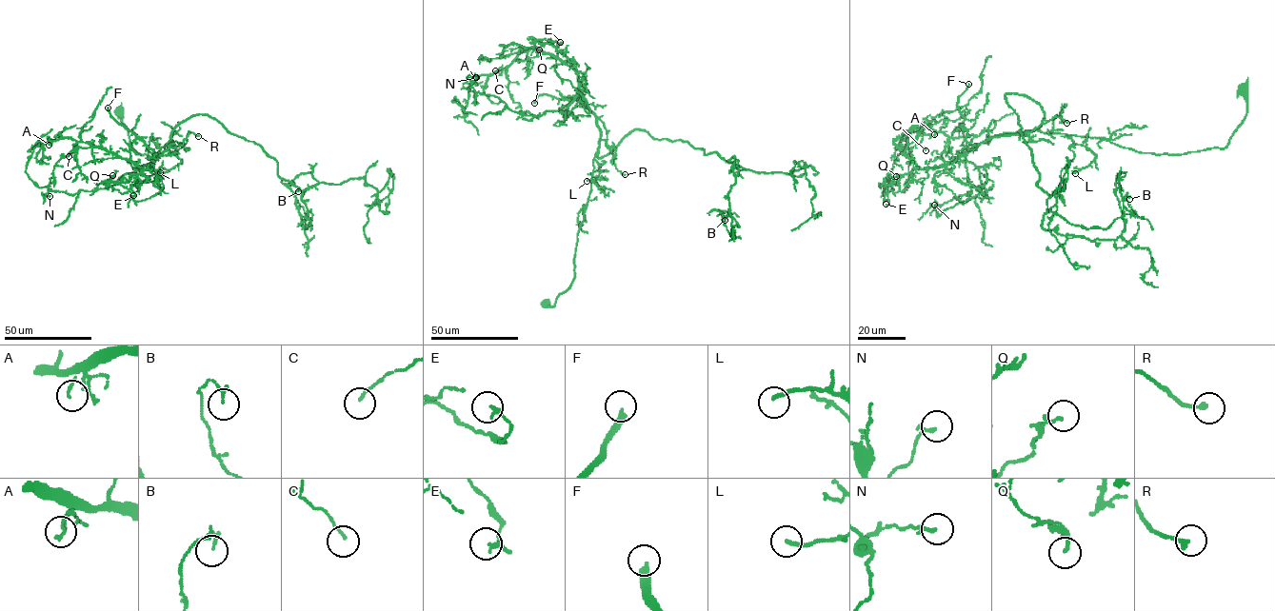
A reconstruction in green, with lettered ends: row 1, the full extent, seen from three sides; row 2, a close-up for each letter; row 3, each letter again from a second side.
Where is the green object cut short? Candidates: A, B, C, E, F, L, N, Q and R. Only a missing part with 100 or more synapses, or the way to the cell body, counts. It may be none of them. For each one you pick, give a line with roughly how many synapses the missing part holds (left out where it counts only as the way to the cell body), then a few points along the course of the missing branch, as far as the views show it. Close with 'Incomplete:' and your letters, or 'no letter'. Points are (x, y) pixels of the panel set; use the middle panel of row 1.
F: Roughly 250 synapses. Course of what is missing: (534, 103), (535, 109), (526, 113), (500, 113), (493, 120), (497, 117), (493, 127), (475, 135)
Incomplete: F

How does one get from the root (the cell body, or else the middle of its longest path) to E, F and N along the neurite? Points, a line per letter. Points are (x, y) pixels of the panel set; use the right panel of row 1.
E: (1242, 88), (1246, 113), (1224, 148), (1157, 154), (1096, 137), (1004, 132), (900, 176), (886, 204)
F: (1242, 88), (1246, 113), (1225, 147), (1171, 155), (1037, 129), (974, 147), (957, 106), (968, 84)
N: (1242, 88), (1246, 113), (1224, 148), (1157, 154), (1004, 132), (957, 160), (979, 168), (986, 197), (934, 205)

